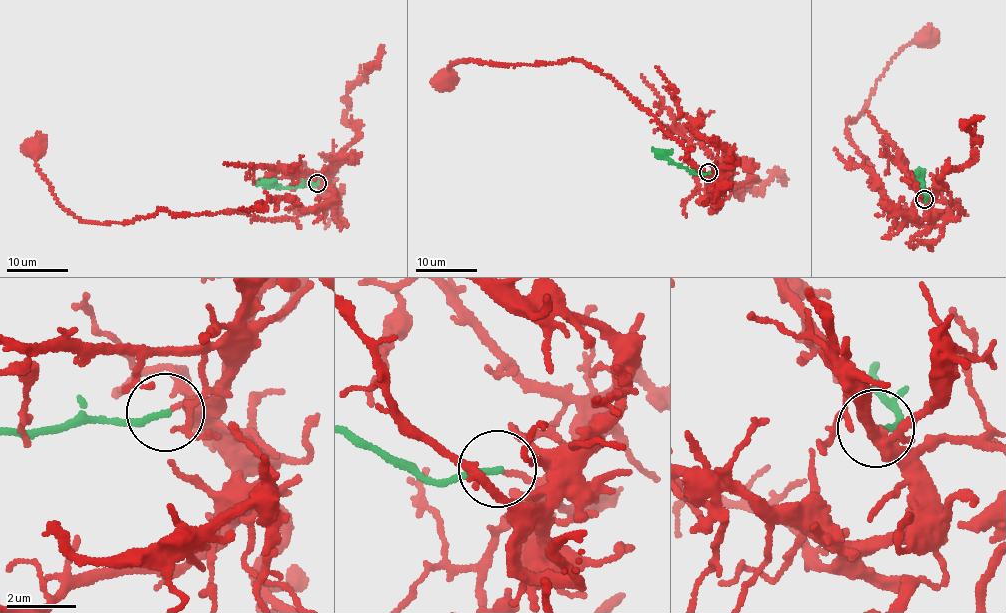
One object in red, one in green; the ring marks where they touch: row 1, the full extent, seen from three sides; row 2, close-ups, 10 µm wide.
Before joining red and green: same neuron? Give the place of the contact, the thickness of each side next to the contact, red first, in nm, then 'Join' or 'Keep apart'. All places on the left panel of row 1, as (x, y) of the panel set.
Place: (317, 183). Thickness 140 nm (red) against 200 nm. Keep apart

